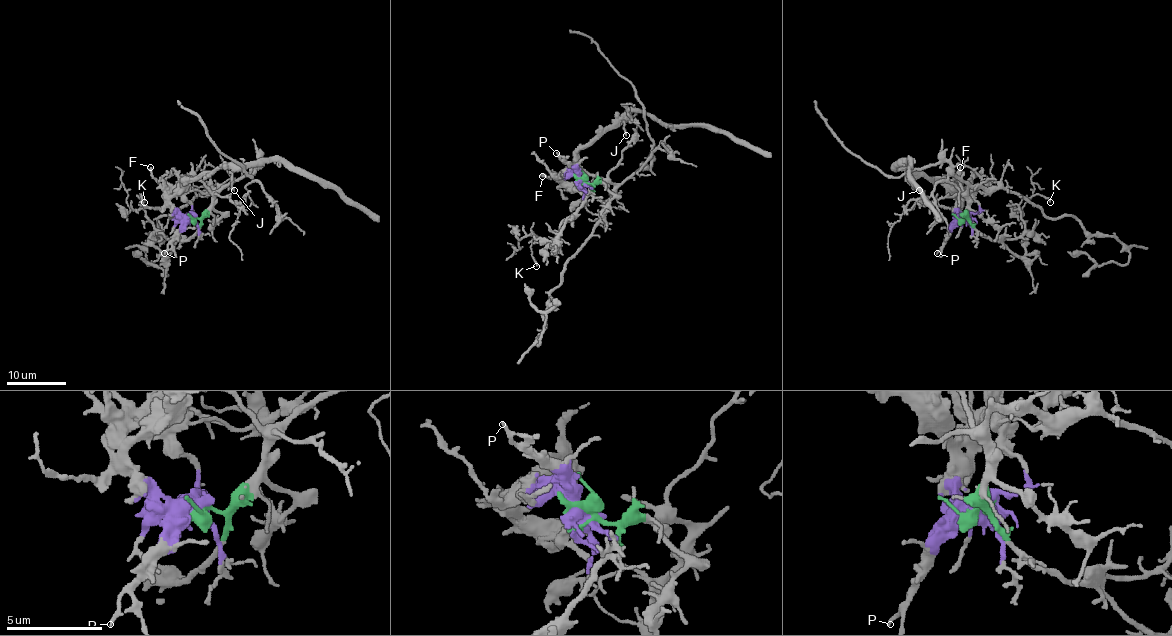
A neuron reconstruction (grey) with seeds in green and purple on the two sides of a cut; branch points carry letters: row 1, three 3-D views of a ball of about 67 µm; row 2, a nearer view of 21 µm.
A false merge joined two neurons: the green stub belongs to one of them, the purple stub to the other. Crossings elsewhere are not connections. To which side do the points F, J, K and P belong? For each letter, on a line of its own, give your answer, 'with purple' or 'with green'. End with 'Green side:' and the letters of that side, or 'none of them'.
F: with purple
J: with purple
K: with green
P: with purple
Green side: K

